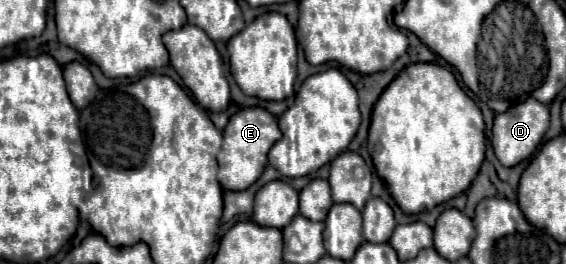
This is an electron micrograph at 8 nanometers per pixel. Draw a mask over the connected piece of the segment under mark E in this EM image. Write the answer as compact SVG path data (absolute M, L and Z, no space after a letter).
M244 108L238 114L234 114L228 120L228 126L224 128L224 142L222 142L222 150L218 154L218 182L224 190L244 190L248 186L252 186L264 166L266 166L266 156L268 150L272 148L272 144L276 140L280 140L282 132L276 124L276 116L272 116L268 110L264 108Z

